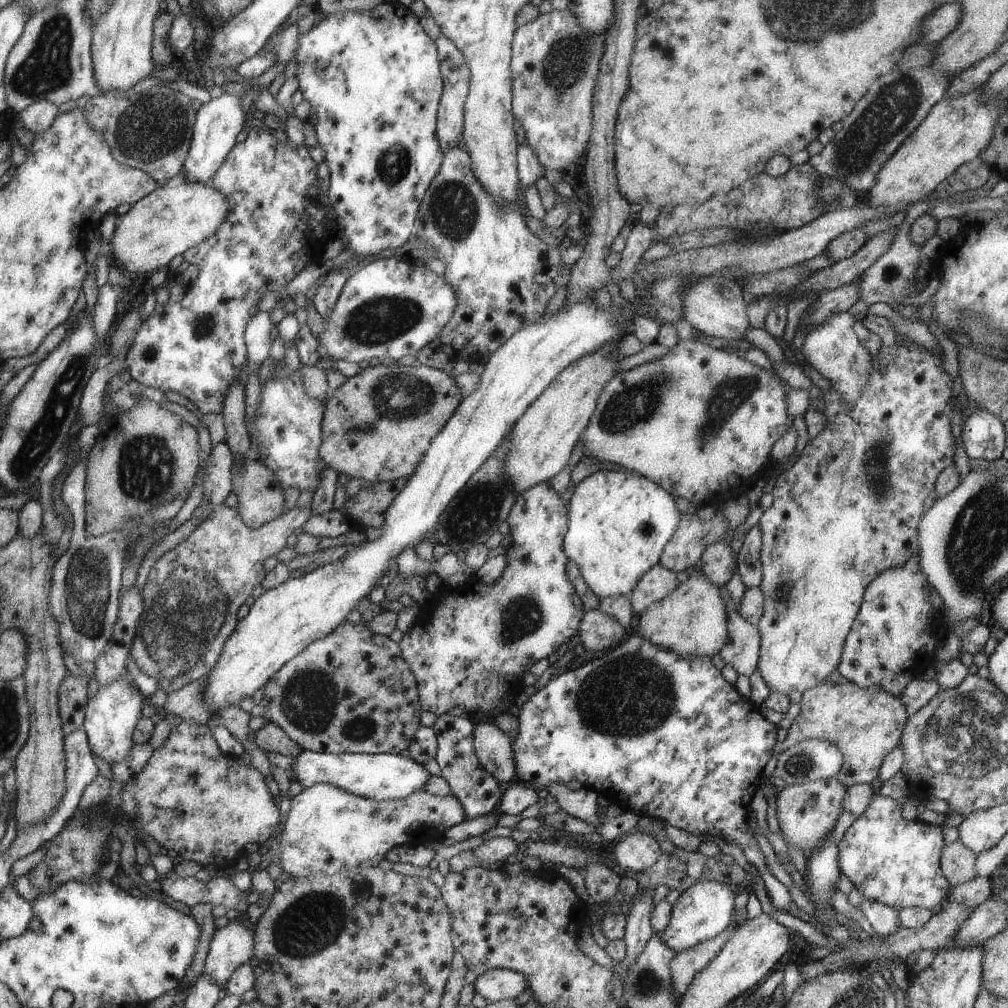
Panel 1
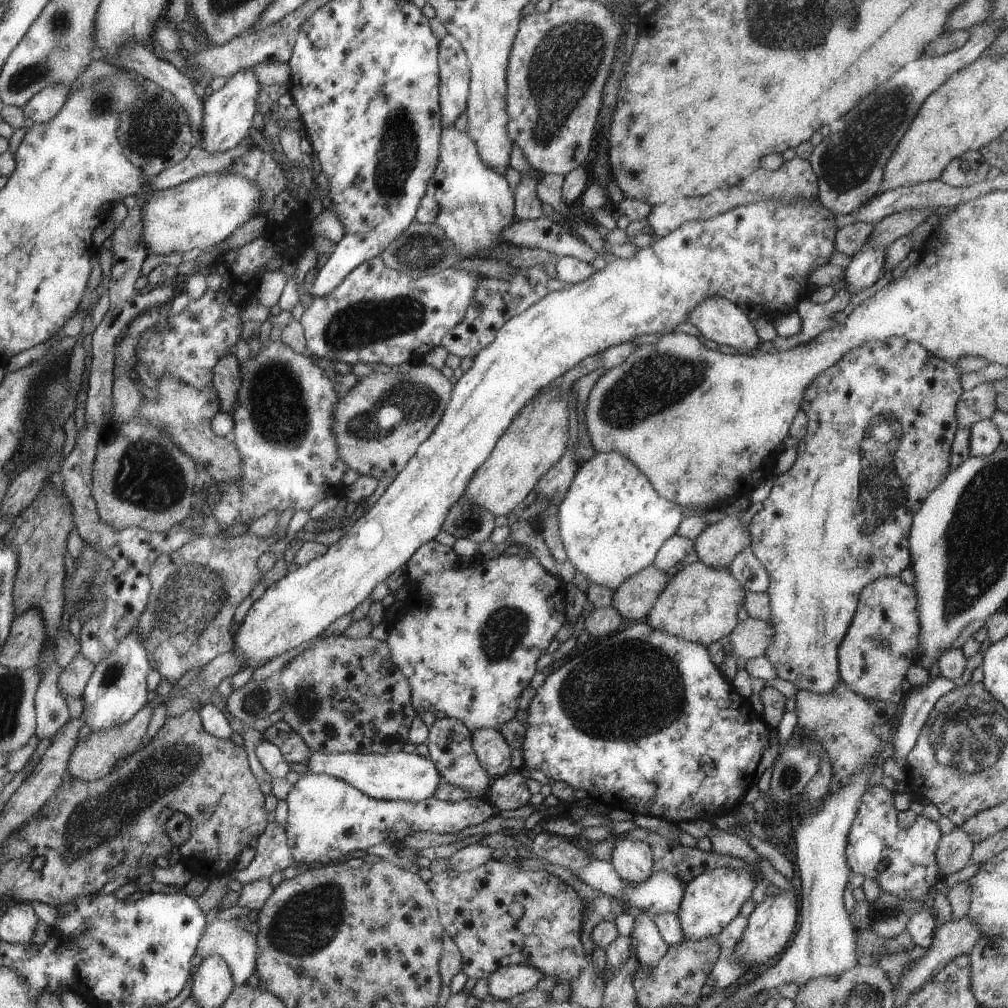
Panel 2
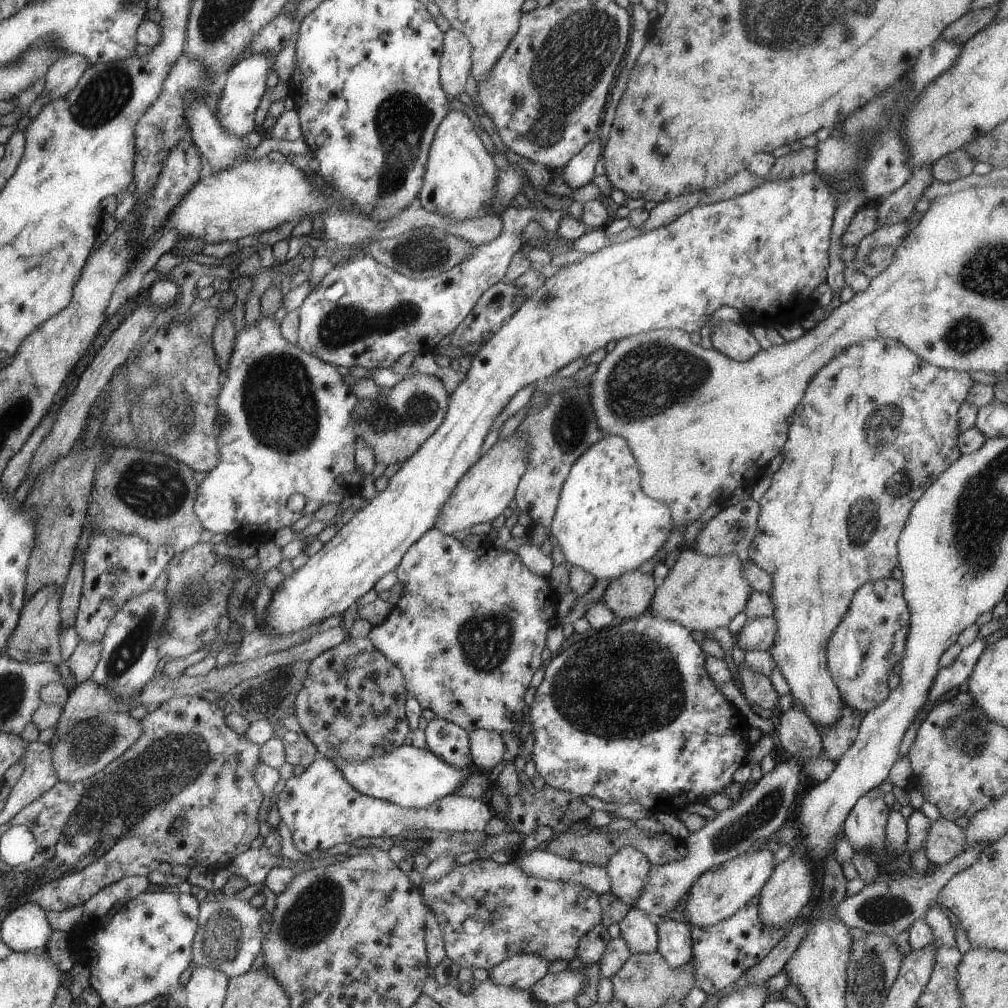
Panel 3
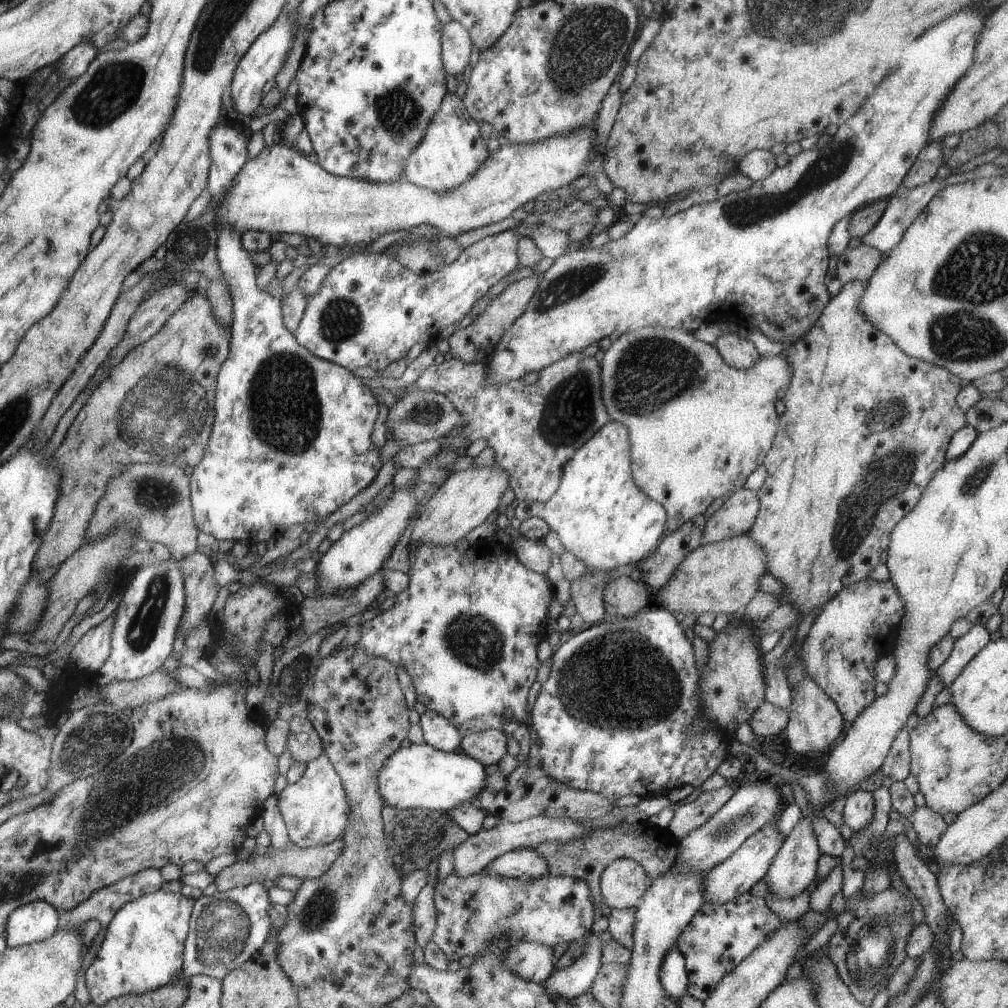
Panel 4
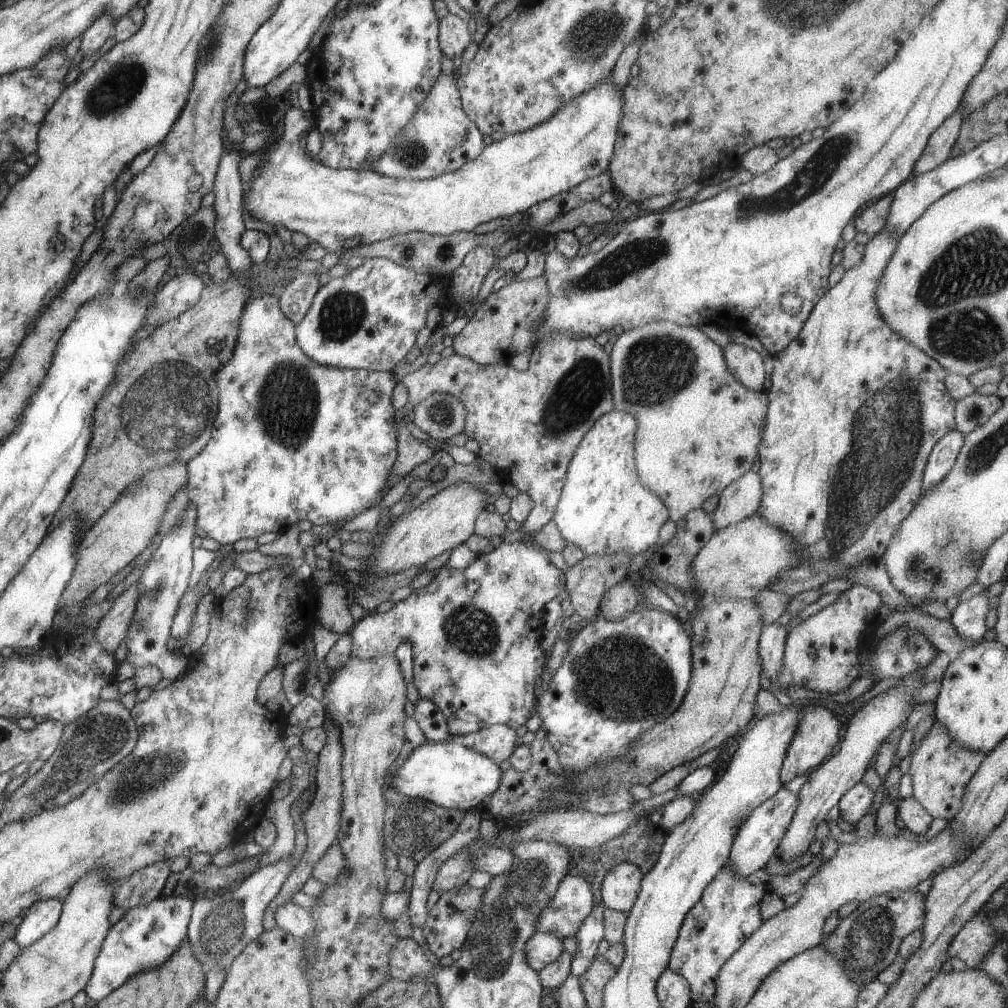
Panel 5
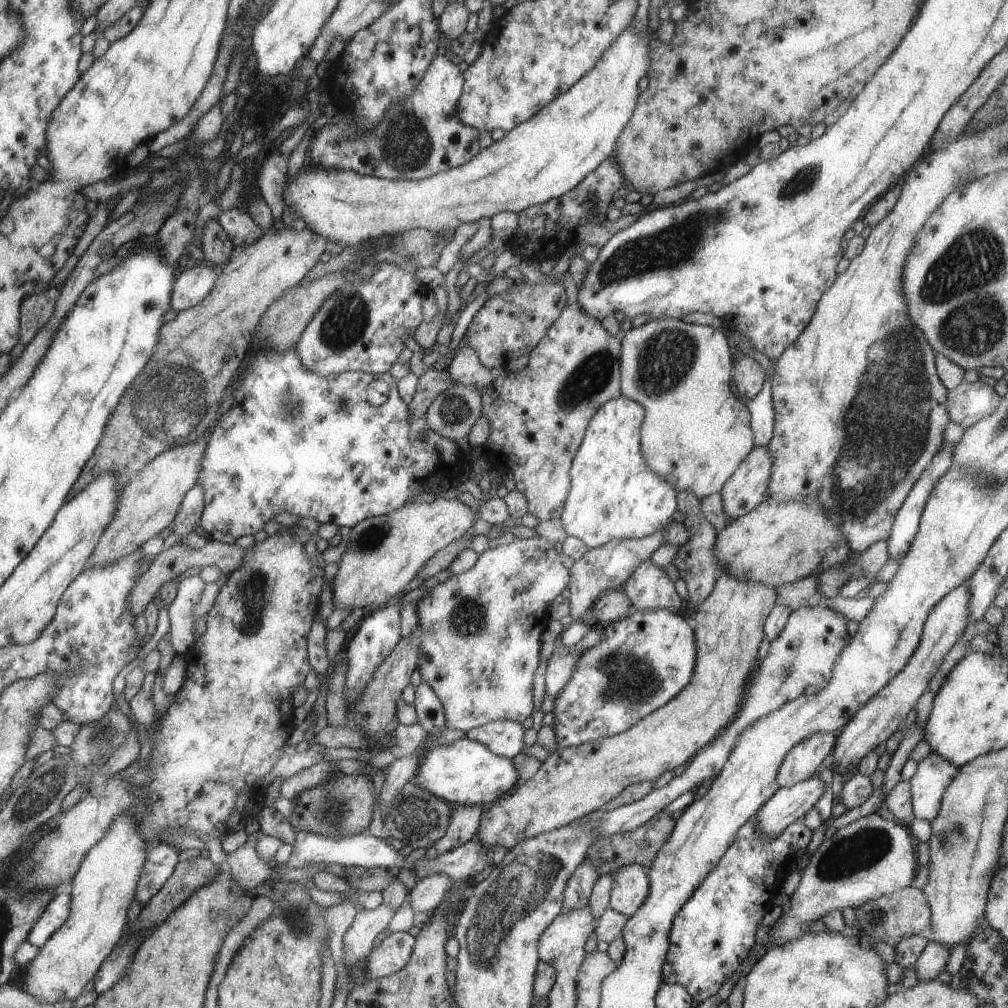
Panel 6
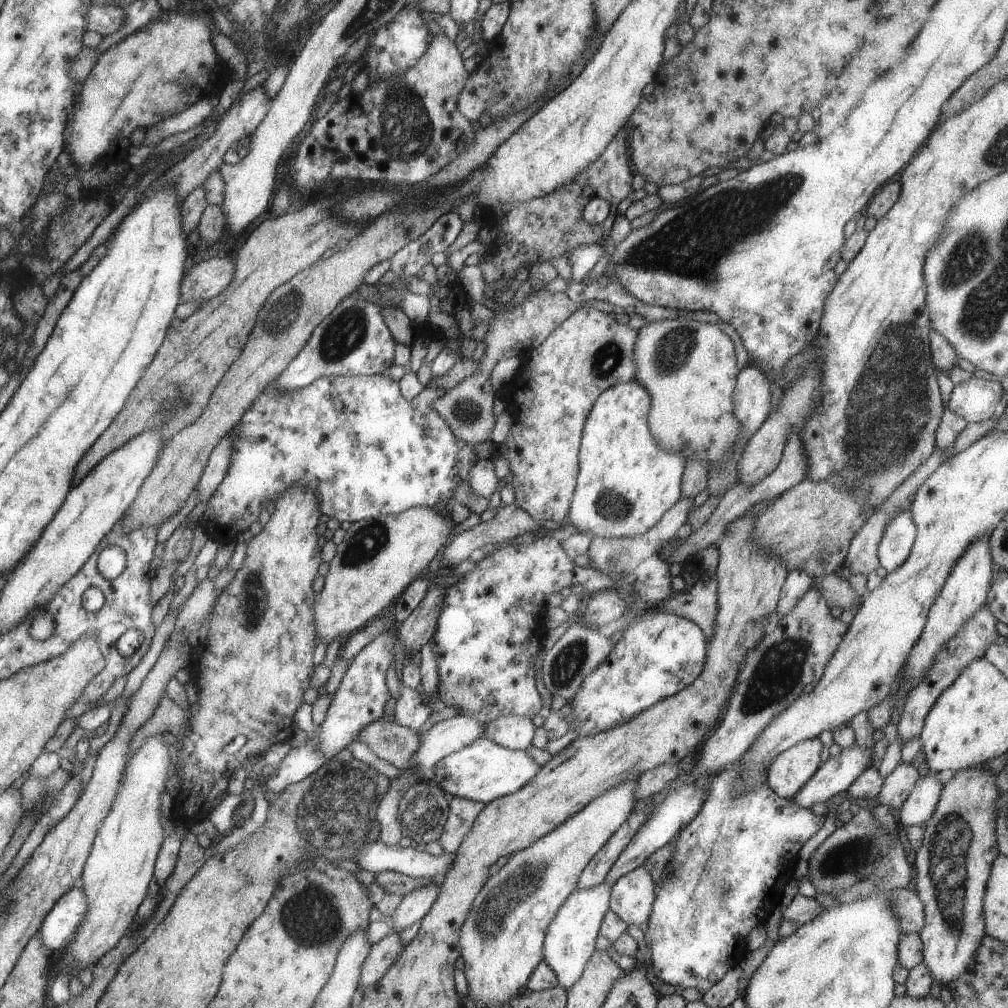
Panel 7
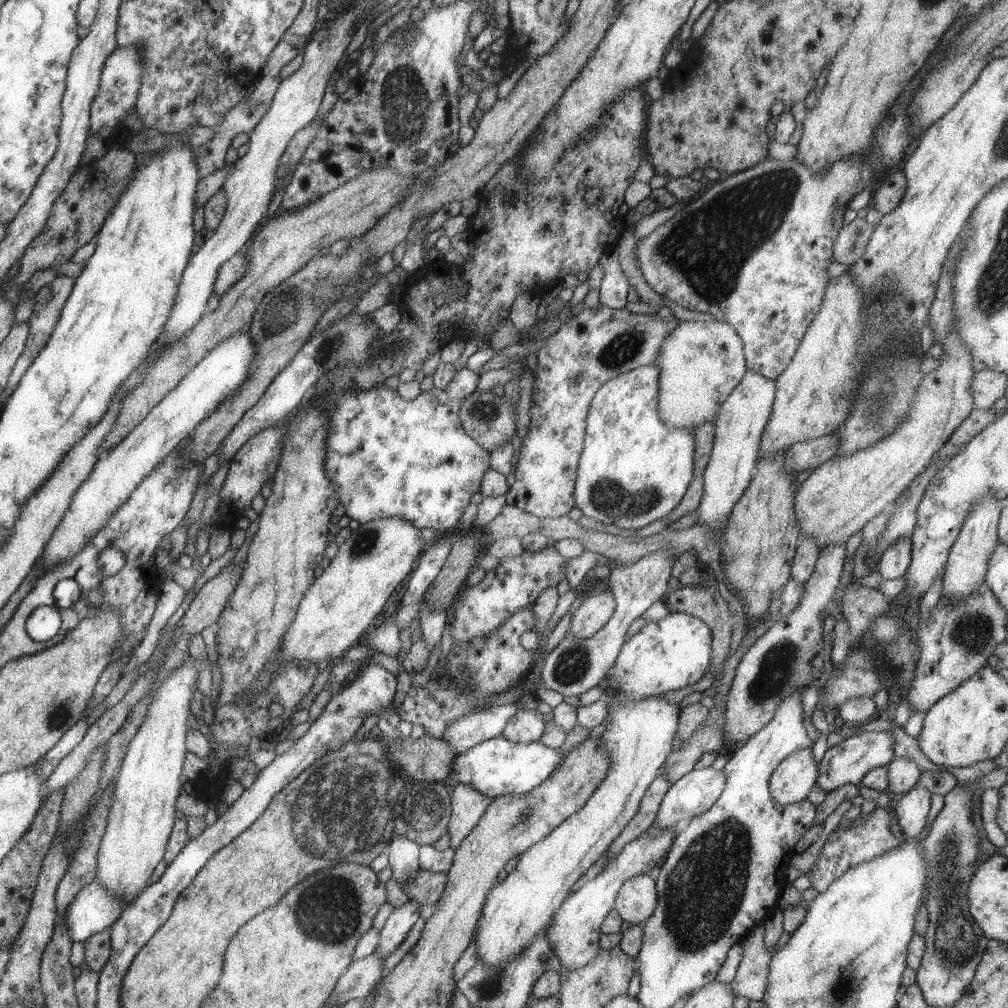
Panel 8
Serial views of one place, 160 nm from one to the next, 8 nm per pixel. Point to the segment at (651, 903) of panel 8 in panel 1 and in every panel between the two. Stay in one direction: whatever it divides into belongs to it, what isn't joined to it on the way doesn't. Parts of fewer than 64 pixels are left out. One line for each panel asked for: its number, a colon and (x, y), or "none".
1: (639, 850)
2: (632, 859)
3: (628, 868)
4: (623, 882)
5: (619, 889)
6: (631, 884)
7: (633, 894)

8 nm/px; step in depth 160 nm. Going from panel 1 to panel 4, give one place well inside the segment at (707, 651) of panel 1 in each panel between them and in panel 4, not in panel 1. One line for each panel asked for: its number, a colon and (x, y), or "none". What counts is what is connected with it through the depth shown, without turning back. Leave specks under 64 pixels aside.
2: (700, 604)
3: (703, 593)
4: (722, 577)

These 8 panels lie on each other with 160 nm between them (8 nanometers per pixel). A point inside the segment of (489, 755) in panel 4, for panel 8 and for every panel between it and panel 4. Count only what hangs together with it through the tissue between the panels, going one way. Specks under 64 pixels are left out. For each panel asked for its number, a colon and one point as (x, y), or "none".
5: (498, 742)
6: (506, 738)
7: (514, 732)
8: (527, 726)

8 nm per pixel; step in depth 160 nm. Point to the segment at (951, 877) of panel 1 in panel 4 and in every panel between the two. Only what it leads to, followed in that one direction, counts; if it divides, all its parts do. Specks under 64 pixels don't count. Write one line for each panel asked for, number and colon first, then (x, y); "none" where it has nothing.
2: (954, 852)
3: (945, 840)
4: (929, 825)

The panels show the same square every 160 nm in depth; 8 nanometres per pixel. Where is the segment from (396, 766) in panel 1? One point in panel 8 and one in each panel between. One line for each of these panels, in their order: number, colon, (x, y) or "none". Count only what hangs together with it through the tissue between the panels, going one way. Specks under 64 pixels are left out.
2: (399, 776)
3: (414, 778)
4: (417, 777)
5: (445, 773)
6: (464, 772)
7: (483, 771)
8: (498, 767)

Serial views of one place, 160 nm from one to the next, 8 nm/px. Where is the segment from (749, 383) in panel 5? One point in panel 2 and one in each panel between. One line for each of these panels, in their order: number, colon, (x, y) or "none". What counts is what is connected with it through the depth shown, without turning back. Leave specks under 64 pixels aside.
2: (719, 319)
3: (735, 340)
4: (738, 352)

